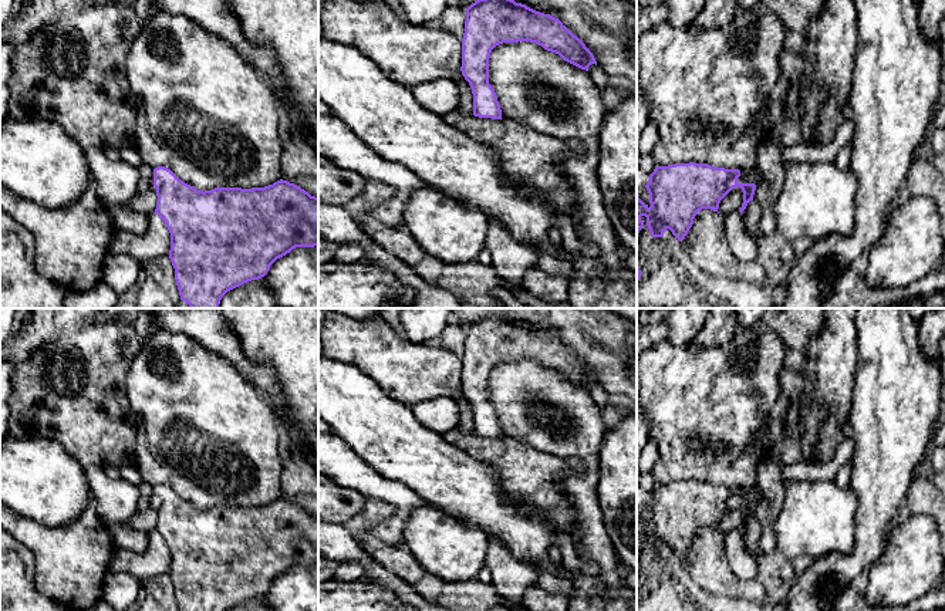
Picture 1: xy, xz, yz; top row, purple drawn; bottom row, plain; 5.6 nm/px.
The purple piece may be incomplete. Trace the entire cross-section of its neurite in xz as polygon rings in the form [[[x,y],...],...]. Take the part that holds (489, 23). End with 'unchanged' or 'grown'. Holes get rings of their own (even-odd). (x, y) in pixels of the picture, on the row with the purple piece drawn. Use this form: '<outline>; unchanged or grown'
[[[476,0],[466,9],[465,33],[462,38],[462,75],[469,82],[473,94],[473,115],[479,118],[502,119],[502,109],[497,95],[489,84],[489,58],[492,50],[503,43],[530,41],[541,45],[544,50],[558,54],[564,61],[588,71],[591,64],[597,65],[593,53],[585,44],[574,36],[558,18],[536,11],[526,4],[514,0]]]; unchanged

